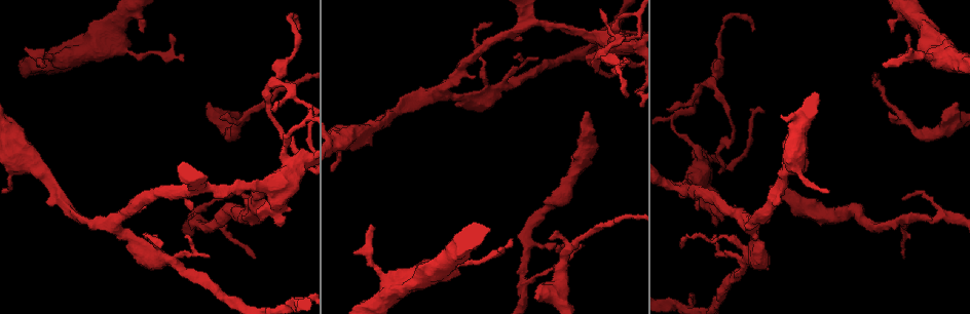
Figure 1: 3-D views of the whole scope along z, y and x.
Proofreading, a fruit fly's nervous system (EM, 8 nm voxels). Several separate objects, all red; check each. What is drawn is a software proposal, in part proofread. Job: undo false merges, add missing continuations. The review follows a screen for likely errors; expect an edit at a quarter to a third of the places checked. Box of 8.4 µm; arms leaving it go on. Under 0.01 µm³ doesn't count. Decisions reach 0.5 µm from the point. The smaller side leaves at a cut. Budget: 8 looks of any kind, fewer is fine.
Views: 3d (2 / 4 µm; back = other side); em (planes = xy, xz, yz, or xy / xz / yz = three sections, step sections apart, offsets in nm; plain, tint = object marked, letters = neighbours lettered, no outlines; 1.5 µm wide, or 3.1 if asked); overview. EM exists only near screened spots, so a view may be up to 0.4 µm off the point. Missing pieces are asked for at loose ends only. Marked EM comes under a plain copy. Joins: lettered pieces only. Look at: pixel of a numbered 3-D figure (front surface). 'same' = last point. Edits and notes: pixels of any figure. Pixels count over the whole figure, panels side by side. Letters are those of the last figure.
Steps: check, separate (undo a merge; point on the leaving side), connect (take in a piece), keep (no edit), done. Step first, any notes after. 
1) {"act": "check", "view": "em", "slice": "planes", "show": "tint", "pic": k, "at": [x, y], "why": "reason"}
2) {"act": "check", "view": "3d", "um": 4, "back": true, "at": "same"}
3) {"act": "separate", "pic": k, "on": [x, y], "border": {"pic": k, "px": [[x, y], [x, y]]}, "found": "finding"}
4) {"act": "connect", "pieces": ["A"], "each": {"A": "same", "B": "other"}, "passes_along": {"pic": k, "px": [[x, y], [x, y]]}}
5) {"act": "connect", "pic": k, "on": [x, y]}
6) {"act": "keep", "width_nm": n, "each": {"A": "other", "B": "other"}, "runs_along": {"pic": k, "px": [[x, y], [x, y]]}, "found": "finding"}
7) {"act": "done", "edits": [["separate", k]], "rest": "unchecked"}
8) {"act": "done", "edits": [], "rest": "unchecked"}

{"act": "check", "view": "em", "slice": "planes", "show": "tint", "pic": 1, "at": [627, 95], "why": "tapers out"}

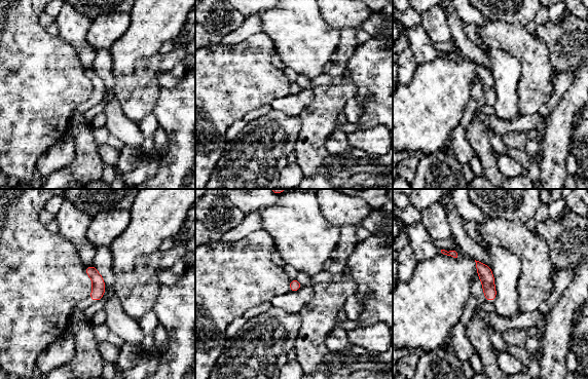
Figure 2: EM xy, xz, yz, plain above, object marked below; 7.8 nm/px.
{"act": "check", "view": "em", "slice": "planes", "show": "letters", "at": "same"}

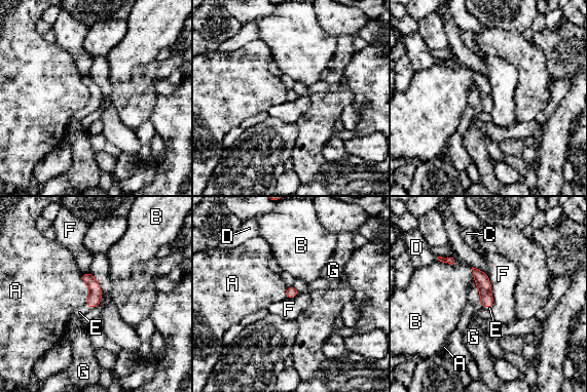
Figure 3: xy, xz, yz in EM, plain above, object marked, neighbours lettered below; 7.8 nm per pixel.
{"act": "connect", "pieces": ["E"], "each": {"A": "other", "B": "other", "C": "other", "D": "other", "E": "same", "F": "other", "G": "other"}, "passes_along": {"pic": 3, "px": [[95, 299], [88, 306], [79, 312]]}, "found": "the cell continues"}

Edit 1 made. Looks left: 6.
{"act": "check", "view": "overview"}

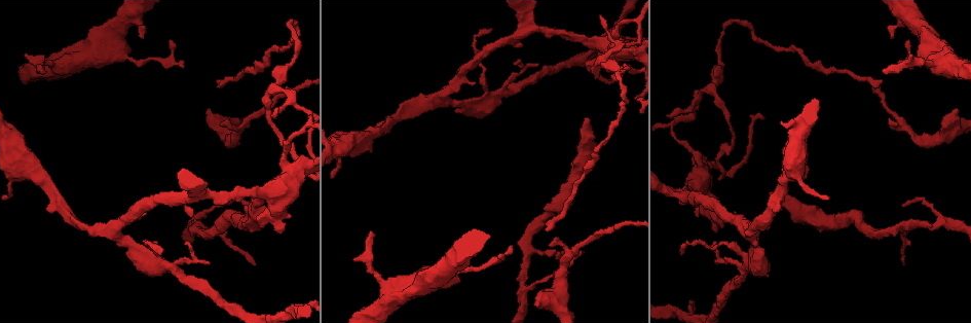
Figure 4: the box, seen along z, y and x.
{"act": "check", "view": "3d", "um": 4, "pic": 4, "at": [691, 149], "why": "sharp bend"}

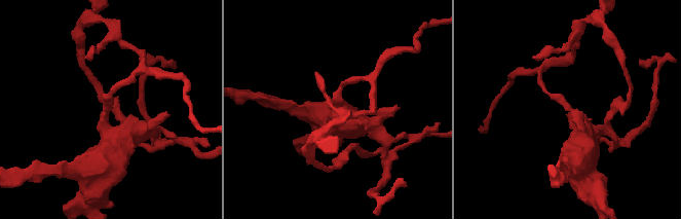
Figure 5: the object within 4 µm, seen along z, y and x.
{"act": "check", "view": "em", "slice": "xy", "step": 4, "show": "tint", "pic": 5, "at": [567, 107], "why": "shape alone is not enough"}

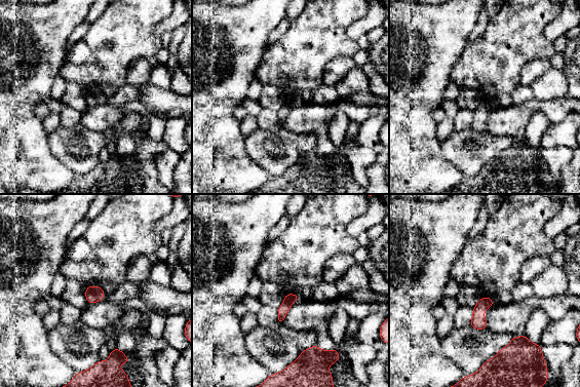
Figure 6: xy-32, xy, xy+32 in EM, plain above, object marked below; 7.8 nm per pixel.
{"act": "check", "view": "em", "slice": "planes", "show": "letters", "at": "same", "why": "cut it another way"}

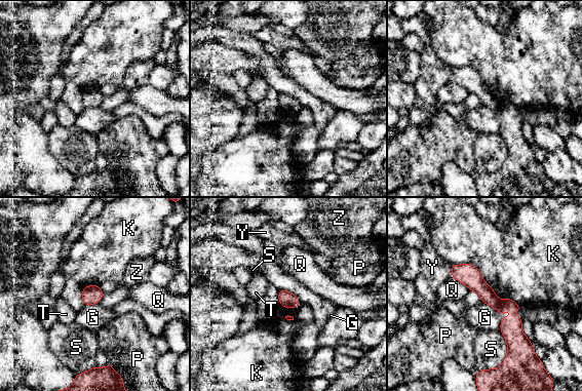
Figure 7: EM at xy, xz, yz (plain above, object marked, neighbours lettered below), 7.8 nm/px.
{"act": "separate", "pic": 7, "on": [475, 282], "width_nm": 120, "each": {"G": "other", "K": "other", "P": "other", "Q": "other", "S": "other", "T": "other", "Y": "other", "Z": "other"}, "found": "two cells meet here"}

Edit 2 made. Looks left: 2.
{"act": "check", "view": "em", "slice": "xz", "step": 4, "show": "letters", "pic": 4, "at": [769, 194], "why": "an open end"}

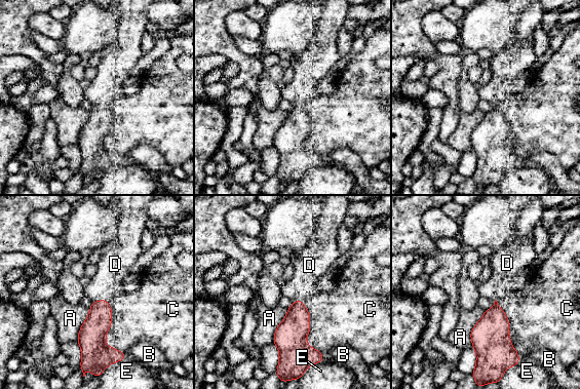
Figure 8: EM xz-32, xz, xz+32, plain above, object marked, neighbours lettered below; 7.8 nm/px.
{"act": "connect", "pieces": ["D"], "longest_contact_nm": ["C", 480], "each": {"A": "other", "B": "other", "C": "other", "D": "same", "E": "other"}, "found": "the cell continues"}

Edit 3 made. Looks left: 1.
{"act": "done", "edits": [["connect", 3], ["separate", 7], ["connect", 8]], "rest": "unchecked"}

